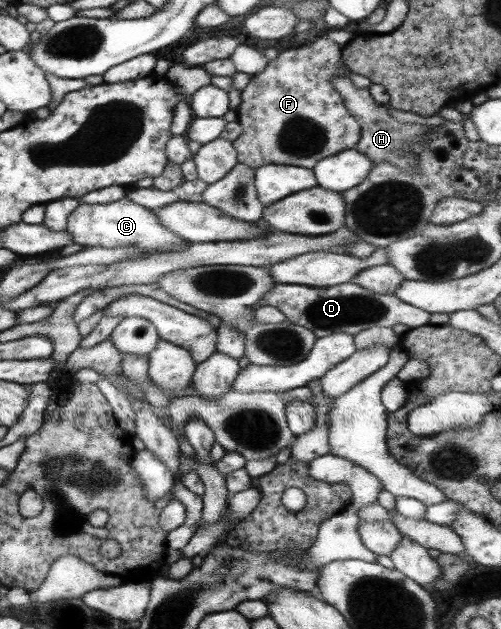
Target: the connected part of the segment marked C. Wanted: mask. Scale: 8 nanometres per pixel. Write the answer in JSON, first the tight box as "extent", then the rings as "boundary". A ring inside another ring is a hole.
{"extent":[67,197,185,249],"boundary":[[[124,197],[111,203],[79,204],[68,217],[67,229],[73,243],[85,247],[135,247],[137,249],[159,249],[163,245],[181,245],[185,240],[163,227],[154,210],[147,209]]]}

